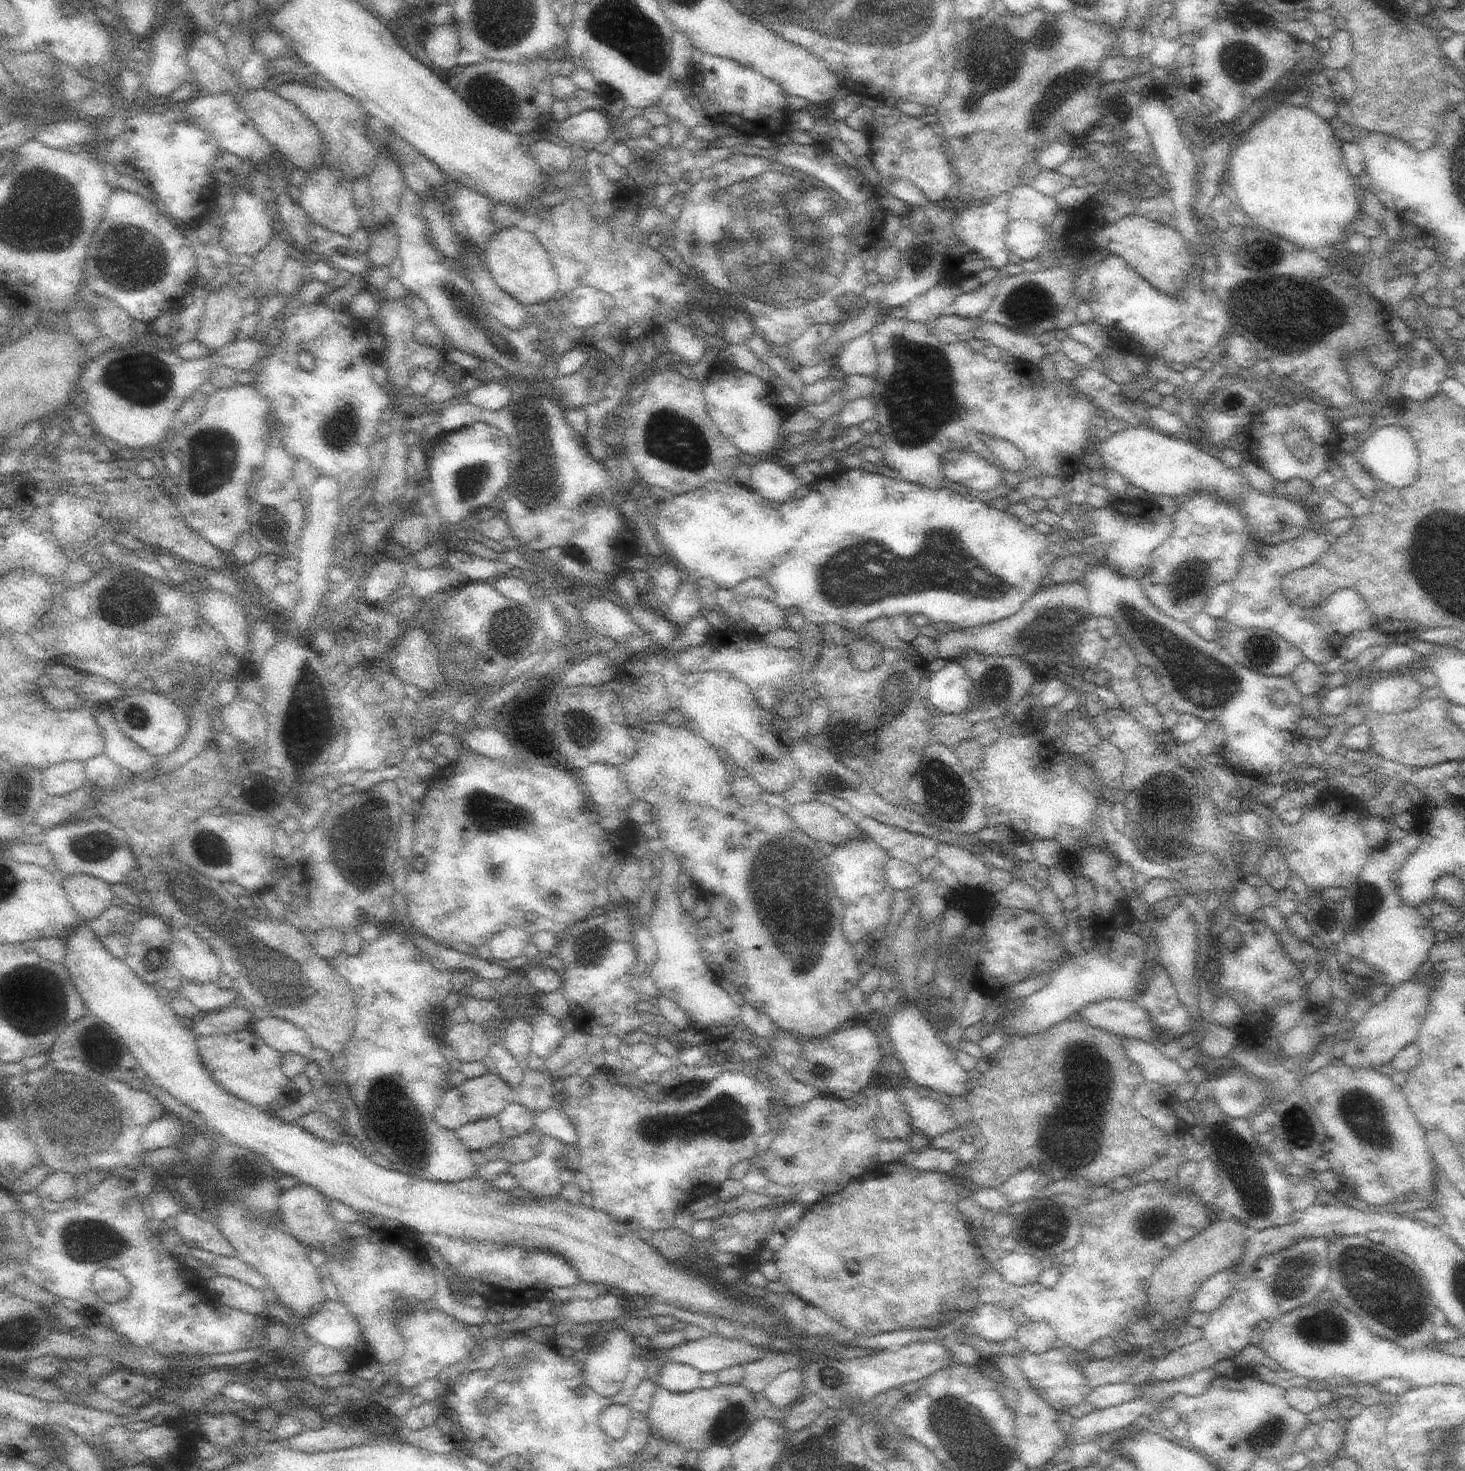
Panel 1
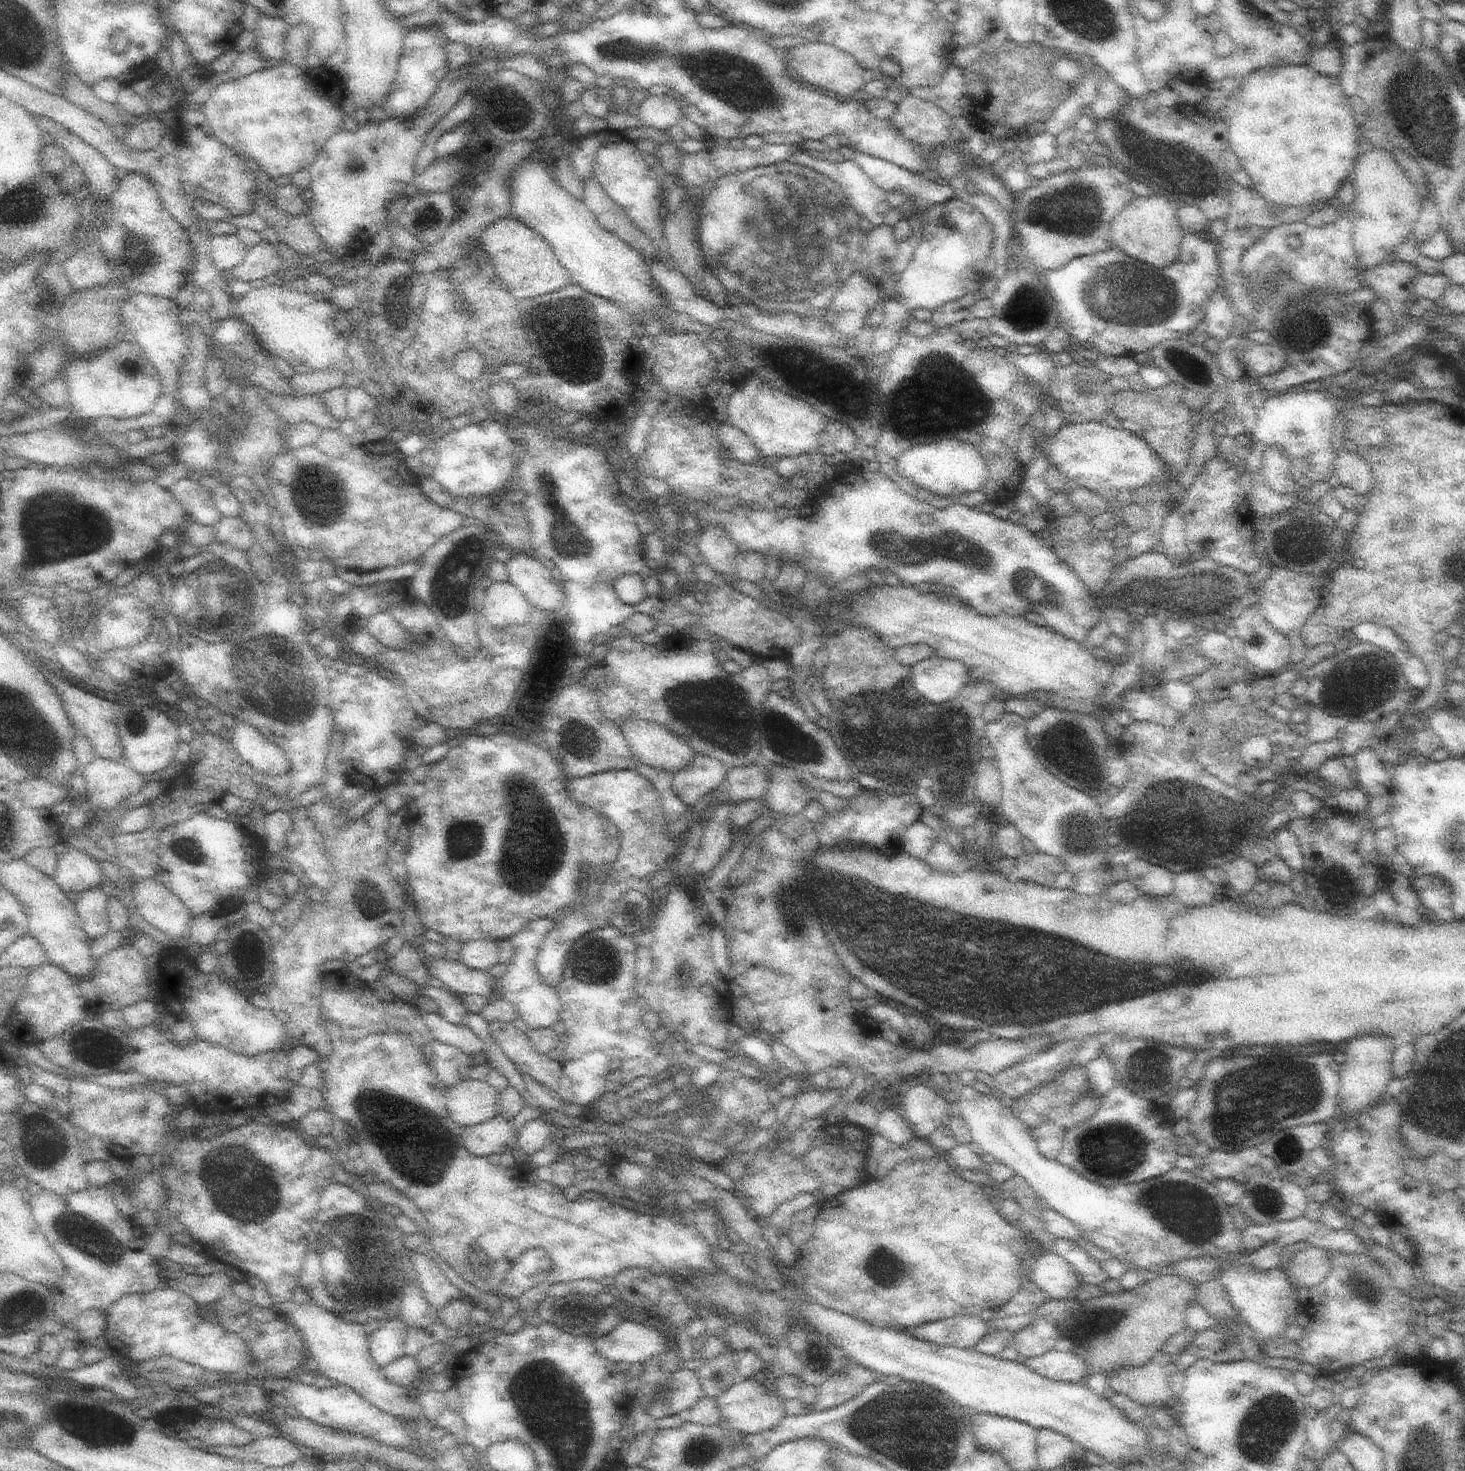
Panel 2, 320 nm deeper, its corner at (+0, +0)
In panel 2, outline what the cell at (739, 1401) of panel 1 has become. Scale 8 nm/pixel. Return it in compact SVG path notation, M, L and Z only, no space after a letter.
M753 1377L737 1379L726 1392L717 1398L722 1423L731 1425L746 1434L761 1433L778 1426L787 1415L784 1409L784 1401L785 1399L778 1393L774 1394Z

